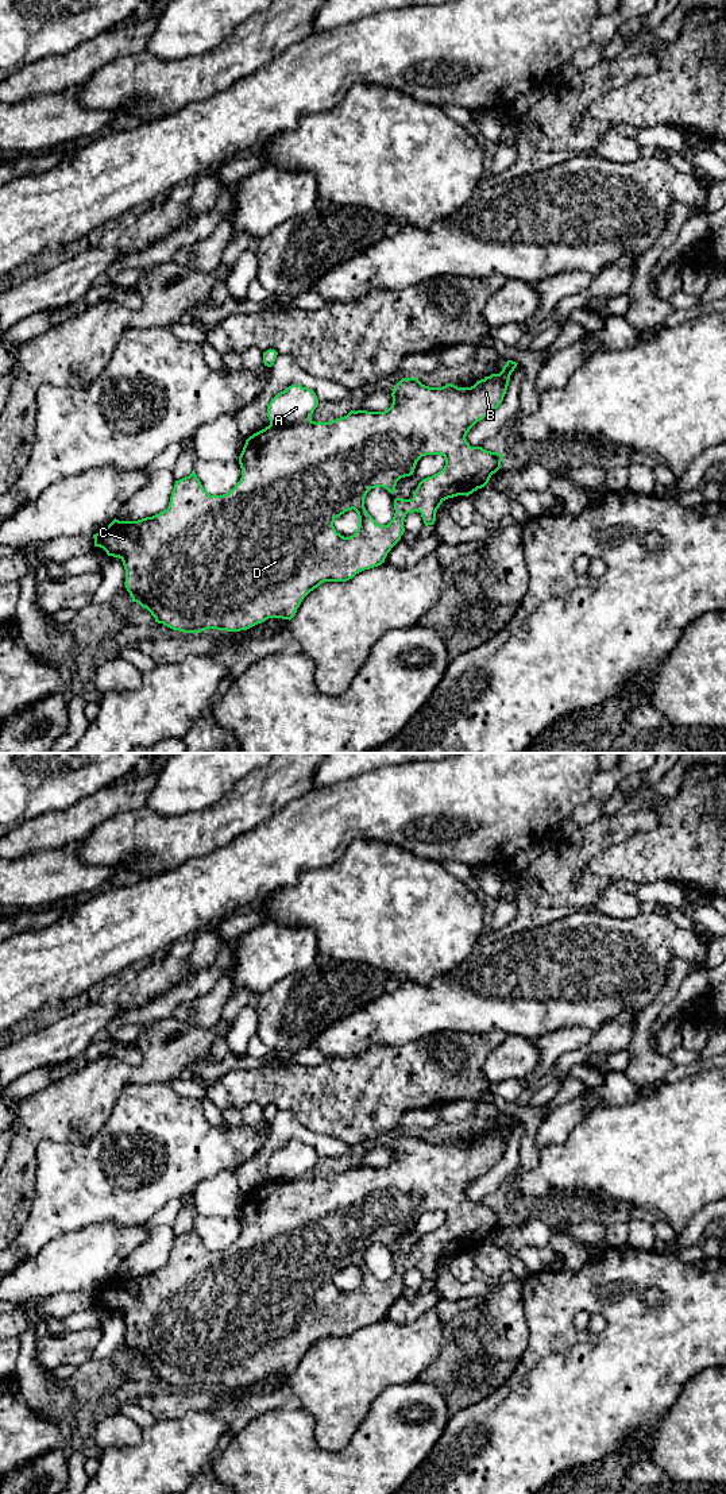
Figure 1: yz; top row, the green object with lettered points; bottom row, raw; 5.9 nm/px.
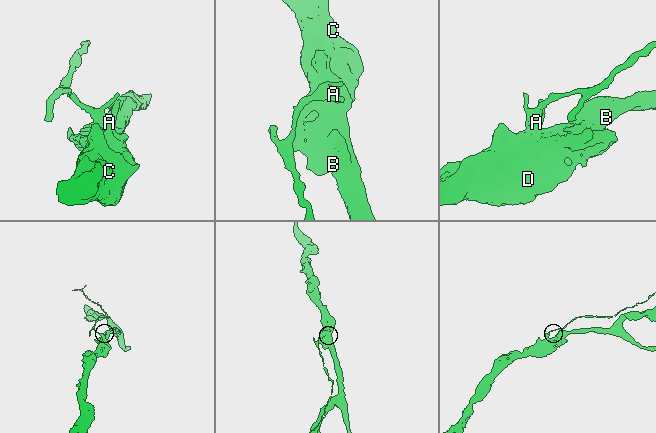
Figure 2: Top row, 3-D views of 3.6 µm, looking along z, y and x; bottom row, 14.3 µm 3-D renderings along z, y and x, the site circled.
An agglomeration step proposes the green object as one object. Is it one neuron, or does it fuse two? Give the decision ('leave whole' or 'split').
split

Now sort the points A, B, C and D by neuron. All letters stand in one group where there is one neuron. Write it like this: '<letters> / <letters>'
A / B C D

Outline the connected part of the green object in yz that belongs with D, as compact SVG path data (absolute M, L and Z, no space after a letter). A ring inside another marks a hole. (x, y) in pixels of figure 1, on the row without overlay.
M507 1116L499 1130L484 1132L471 1143L457 1143L452 1139L447 1139L443 1143L429 1143L422 1140L417 1134L402 1134L393 1144L391 1162L385 1167L351 1166L347 1171L328 1178L316 1178L310 1175L293 1181L269 1181L246 1196L243 1207L239 1212L242 1234L229 1248L223 1251L211 1251L202 1243L193 1225L189 1232L175 1236L166 1266L152 1273L146 1273L138 1277L119 1277L115 1274L108 1282L93 1290L94 1302L103 1304L108 1312L119 1313L123 1317L125 1325L124 1343L130 1348L132 1358L136 1358L142 1363L147 1364L155 1374L155 1378L163 1379L173 1386L179 1386L184 1389L201 1389L206 1385L240 1387L262 1379L269 1374L282 1374L290 1377L297 1368L297 1364L300 1363L304 1354L310 1347L317 1344L321 1339L347 1337L356 1329L385 1319L387 1309L401 1296L401 1292L405 1288L403 1275L408 1269L420 1267L425 1282L433 1281L436 1277L436 1267L445 1255L457 1251L468 1252L470 1250L472 1250L478 1244L484 1243L488 1239L491 1231L501 1224L502 1209L486 1207L482 1202L471 1202L467 1198L466 1192L478 1177L487 1173L502 1159L509 1142L510 1131L517 1120L518 1119L513 1116ZM426 1211L441 1211L445 1215L444 1224L437 1229L422 1235L418 1239L412 1255L395 1254L395 1269L393 1275L387 1281L376 1279L364 1263L364 1254L367 1248L371 1244L383 1243L393 1250L395 1247L397 1238L401 1234L413 1231L417 1217ZM352 1265L358 1269L359 1273L358 1286L352 1292L344 1293L336 1288L333 1278L337 1273Z

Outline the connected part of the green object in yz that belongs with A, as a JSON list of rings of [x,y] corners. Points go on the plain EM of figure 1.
[[[291,1140],[278,1149],[267,1162],[270,1181],[293,1181],[312,1175],[318,1161],[316,1149],[301,1140]]]

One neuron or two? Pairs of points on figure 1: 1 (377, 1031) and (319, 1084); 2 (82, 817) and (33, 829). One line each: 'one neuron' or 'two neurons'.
1: two neurons
2: one neuron

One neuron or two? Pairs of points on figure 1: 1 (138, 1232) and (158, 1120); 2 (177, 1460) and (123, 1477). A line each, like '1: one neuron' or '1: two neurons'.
1: two neurons
2: one neuron

